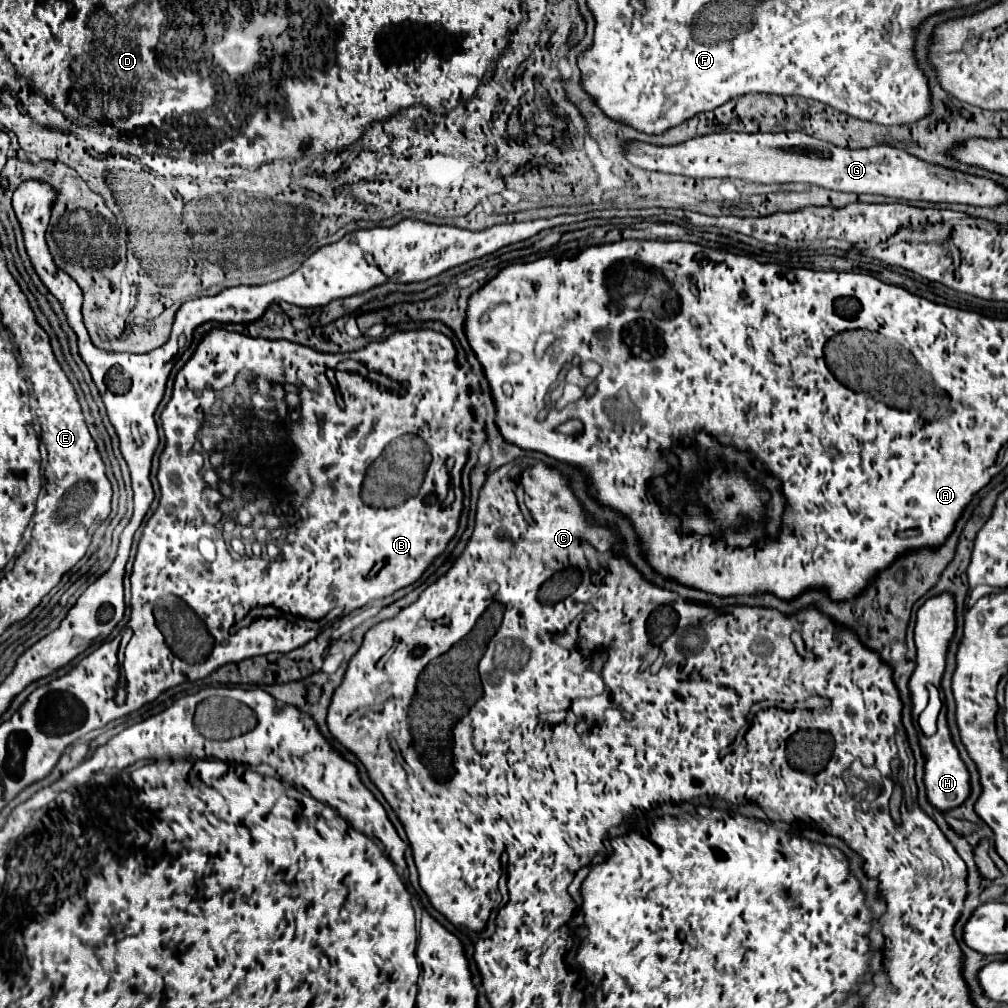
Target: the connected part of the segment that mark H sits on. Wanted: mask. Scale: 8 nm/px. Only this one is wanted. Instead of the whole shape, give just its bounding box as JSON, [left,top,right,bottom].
[919,712,971,810]

